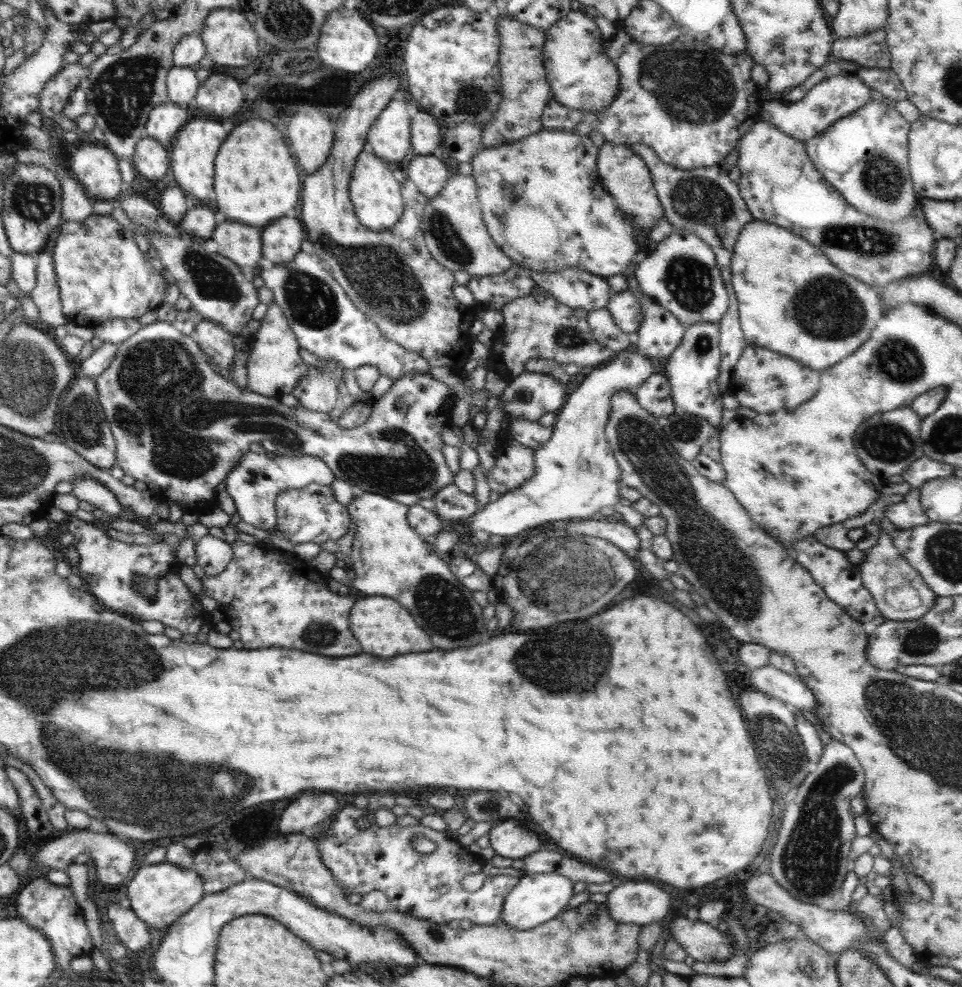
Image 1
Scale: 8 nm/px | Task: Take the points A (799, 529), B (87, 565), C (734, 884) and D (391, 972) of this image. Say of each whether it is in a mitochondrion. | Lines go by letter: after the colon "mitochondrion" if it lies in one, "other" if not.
A: other
B: other
C: other
D: other

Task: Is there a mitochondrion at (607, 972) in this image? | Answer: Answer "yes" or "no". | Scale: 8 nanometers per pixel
no

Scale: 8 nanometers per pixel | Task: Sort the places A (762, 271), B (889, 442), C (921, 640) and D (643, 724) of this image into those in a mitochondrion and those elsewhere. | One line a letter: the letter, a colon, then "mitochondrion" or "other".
A: other
B: mitochondrion
C: mitochondrion
D: other

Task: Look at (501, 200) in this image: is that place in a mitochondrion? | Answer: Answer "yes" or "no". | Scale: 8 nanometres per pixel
no

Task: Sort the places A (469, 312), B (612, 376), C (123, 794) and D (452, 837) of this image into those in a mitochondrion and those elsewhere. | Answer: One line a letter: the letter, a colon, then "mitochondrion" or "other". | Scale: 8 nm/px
A: other
B: other
C: mitochondrion
D: other

